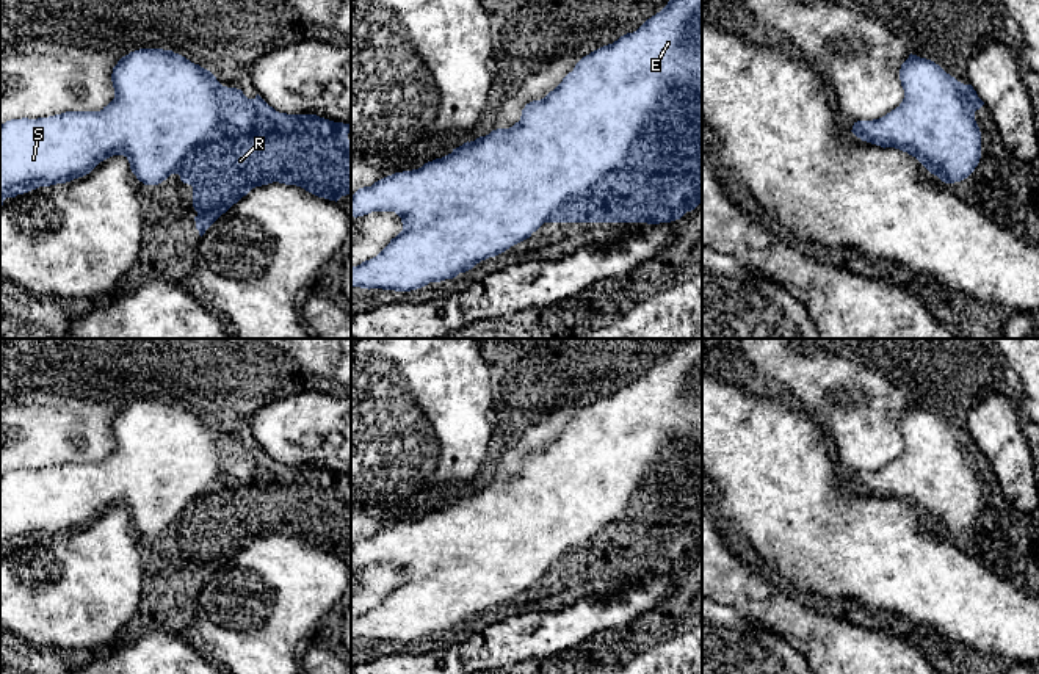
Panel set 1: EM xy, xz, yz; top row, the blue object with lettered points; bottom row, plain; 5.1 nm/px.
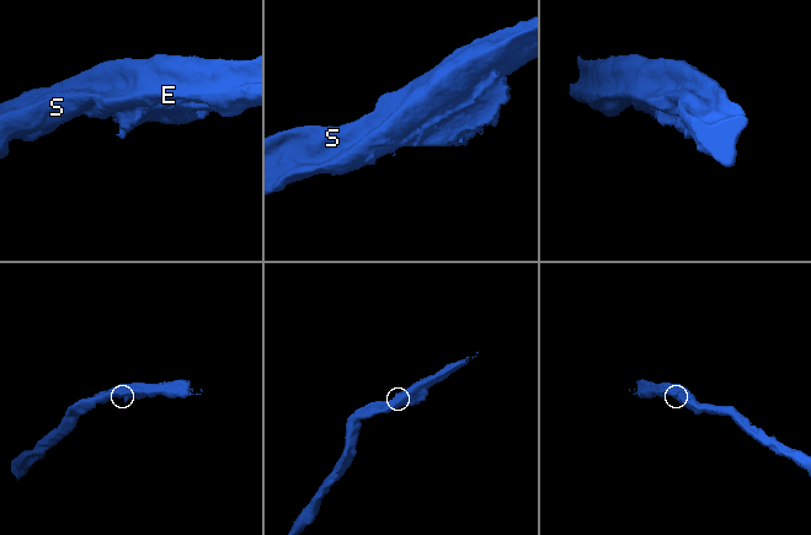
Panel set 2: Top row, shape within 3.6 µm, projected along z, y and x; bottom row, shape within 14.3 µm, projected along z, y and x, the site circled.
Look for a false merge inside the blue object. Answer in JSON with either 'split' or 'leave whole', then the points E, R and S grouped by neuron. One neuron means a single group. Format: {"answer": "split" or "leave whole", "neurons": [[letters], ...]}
{"answer": "leave whole", "neurons": [["E", "R", "S"]]}

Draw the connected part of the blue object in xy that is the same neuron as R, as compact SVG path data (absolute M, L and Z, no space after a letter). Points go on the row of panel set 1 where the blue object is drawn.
M139 49L113 67L114 99L100 111L66 111L38 119L11 119L0 125L0 207L6 197L39 187L66 183L89 174L100 161L124 155L144 185L158 185L171 174L193 187L196 229L205 230L252 188L273 182L296 185L329 201L351 194L351 124L317 114L287 114L270 107L259 94L248 99L241 89L223 86L216 77L185 56L163 49Z

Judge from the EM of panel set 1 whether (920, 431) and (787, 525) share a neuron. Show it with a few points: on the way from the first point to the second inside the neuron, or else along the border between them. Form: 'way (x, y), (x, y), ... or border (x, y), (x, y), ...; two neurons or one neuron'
border (851, 481), (862, 491), (879, 496), (884, 500); two neurons

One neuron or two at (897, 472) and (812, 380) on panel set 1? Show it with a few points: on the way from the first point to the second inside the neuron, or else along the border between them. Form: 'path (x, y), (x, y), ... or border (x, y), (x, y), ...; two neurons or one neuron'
path (873, 449), (826, 402); one neuron

